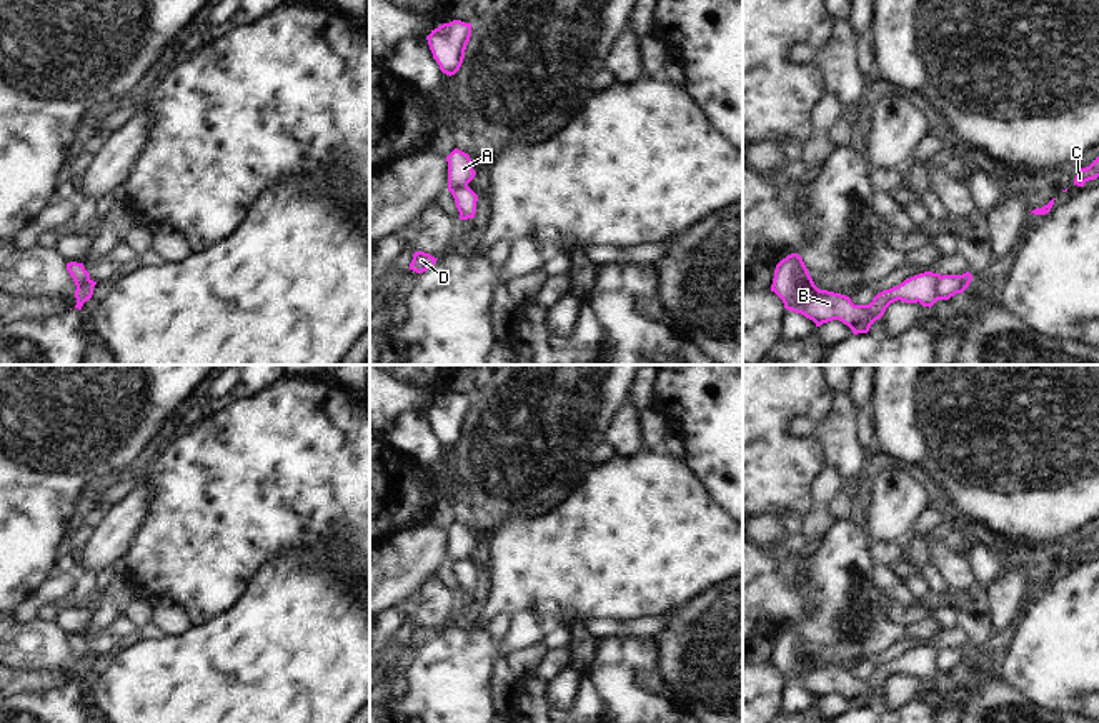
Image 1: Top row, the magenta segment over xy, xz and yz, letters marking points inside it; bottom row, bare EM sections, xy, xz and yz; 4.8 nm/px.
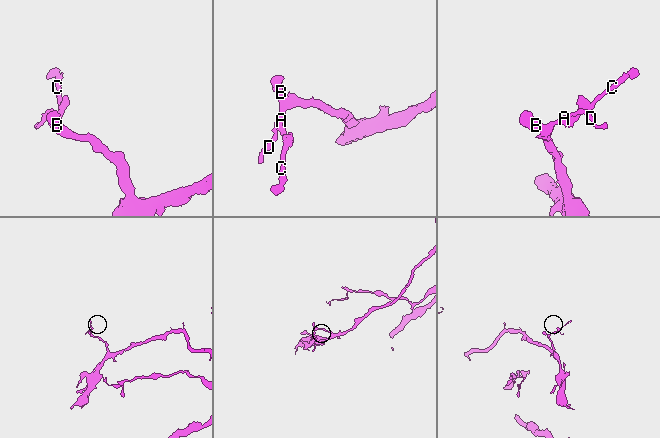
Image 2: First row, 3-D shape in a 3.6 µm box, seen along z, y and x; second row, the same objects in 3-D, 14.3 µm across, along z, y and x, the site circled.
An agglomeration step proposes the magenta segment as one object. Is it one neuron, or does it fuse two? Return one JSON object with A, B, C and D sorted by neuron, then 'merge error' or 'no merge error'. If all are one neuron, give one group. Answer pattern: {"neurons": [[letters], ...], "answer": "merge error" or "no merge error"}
{"neurons": [["A", "B", "D"], ["C"]], "answer": "merge error"}

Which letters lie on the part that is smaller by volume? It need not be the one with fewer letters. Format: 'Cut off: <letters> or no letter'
Cut off: C

